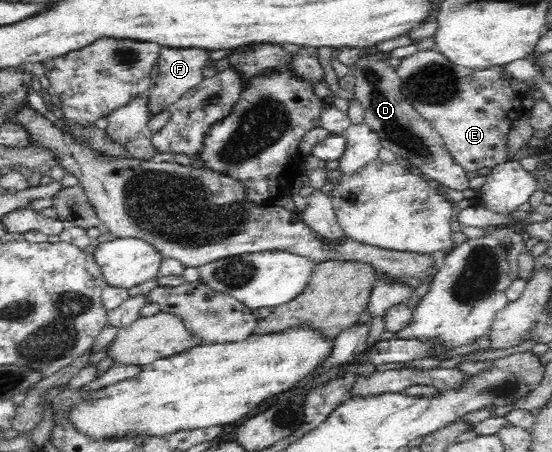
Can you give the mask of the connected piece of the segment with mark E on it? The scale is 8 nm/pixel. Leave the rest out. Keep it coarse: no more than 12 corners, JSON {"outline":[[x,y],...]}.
{"outline":[[420,50],[406,100],[464,172],[508,160],[522,94],[494,68]]}

